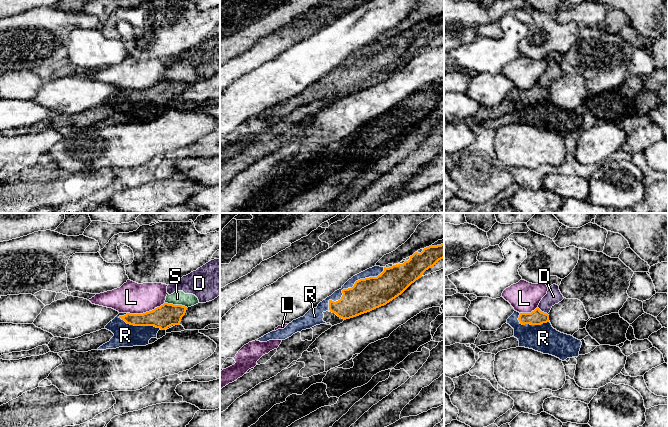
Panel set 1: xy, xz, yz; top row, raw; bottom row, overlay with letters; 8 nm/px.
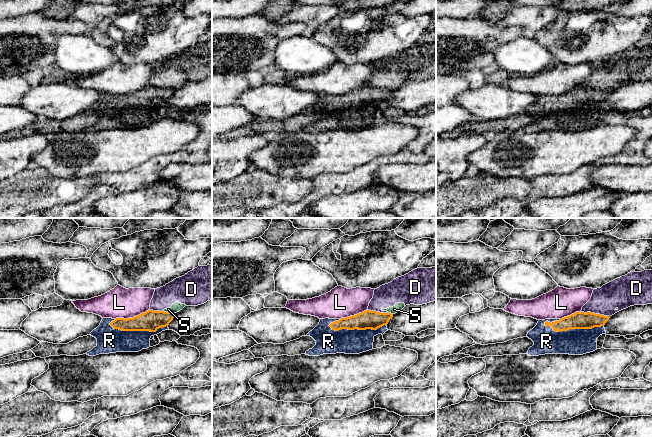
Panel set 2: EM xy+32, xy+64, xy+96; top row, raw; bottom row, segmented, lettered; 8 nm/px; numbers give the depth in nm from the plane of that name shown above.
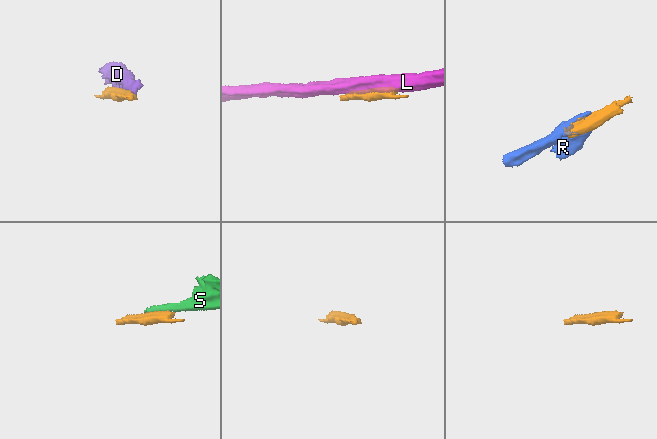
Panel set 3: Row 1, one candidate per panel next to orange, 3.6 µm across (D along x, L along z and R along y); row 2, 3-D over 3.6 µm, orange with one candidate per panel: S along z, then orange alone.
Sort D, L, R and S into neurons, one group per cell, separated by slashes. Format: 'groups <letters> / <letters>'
groups D S / L / R

